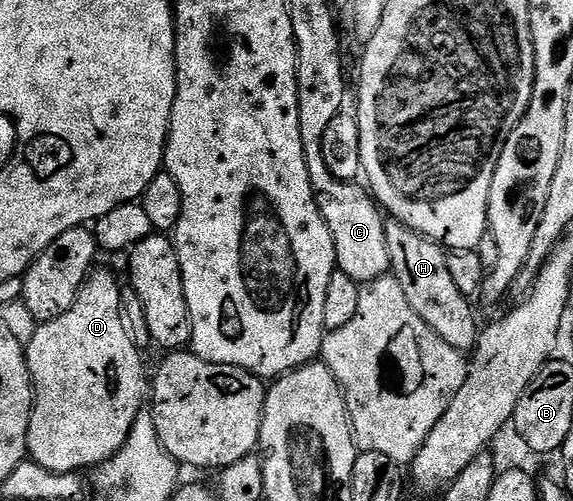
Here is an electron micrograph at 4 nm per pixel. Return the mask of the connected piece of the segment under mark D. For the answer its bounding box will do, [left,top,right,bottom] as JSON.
[26,270,150,473]

